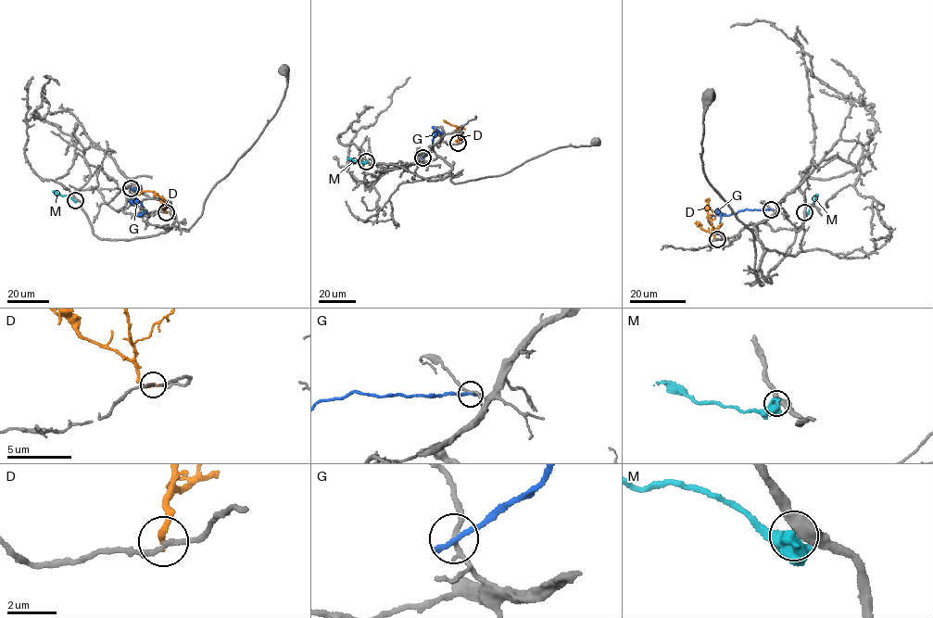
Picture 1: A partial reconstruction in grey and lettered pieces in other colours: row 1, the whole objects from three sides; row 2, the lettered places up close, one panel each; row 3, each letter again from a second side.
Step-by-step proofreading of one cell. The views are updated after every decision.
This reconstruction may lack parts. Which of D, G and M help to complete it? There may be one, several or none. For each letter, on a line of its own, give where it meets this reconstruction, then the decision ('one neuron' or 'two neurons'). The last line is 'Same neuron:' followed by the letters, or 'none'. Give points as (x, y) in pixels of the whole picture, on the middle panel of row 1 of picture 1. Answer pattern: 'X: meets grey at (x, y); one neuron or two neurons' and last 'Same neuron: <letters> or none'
D: meets grey at (458, 143); two neurons
G: meets grey at (422, 157); two neurons
M: meets grey at (366, 161); two neurons
Same neuron: none

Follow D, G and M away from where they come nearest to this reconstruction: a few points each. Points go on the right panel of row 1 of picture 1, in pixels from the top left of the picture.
D: (717, 239), (707, 215), (709, 198), (705, 200)
G: (771, 209), (745, 208), (720, 215), (721, 225), (712, 229), (718, 232)
M: (805, 212), (810, 209), (818, 195)

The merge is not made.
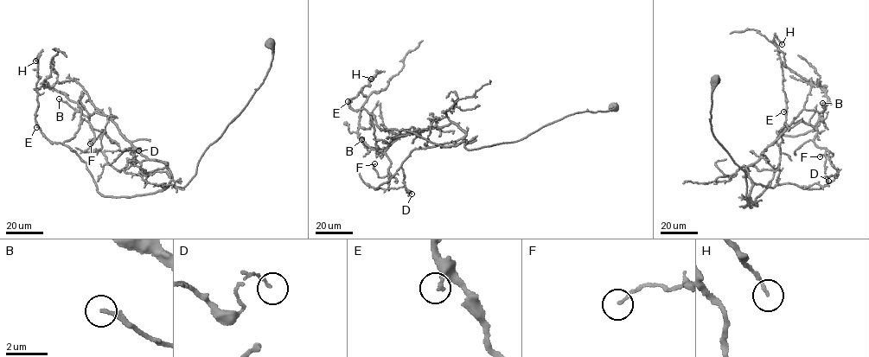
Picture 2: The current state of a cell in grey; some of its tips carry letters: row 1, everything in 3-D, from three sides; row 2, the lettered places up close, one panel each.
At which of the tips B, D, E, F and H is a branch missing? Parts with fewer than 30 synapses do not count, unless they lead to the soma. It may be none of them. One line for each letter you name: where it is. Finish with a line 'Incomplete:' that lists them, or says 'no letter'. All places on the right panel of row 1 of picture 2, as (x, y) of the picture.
Incomplete: no letter

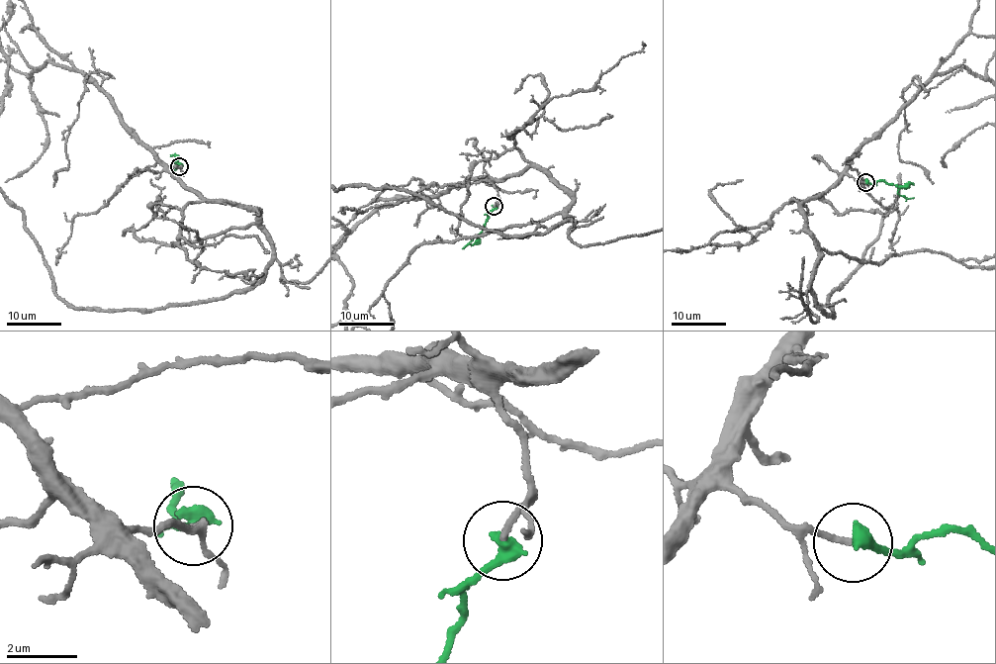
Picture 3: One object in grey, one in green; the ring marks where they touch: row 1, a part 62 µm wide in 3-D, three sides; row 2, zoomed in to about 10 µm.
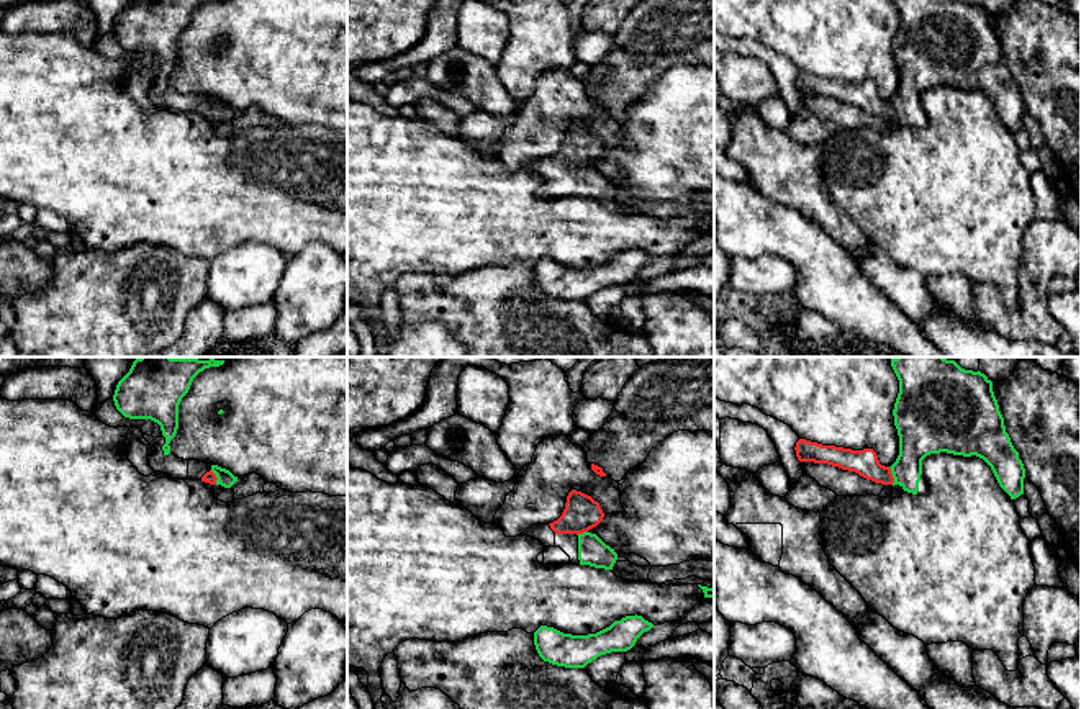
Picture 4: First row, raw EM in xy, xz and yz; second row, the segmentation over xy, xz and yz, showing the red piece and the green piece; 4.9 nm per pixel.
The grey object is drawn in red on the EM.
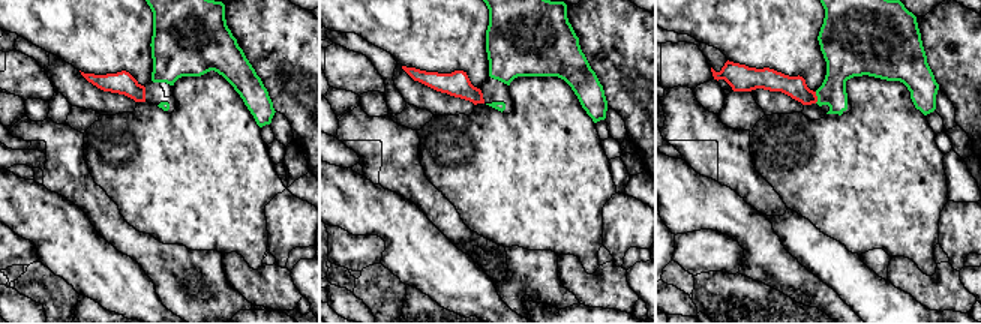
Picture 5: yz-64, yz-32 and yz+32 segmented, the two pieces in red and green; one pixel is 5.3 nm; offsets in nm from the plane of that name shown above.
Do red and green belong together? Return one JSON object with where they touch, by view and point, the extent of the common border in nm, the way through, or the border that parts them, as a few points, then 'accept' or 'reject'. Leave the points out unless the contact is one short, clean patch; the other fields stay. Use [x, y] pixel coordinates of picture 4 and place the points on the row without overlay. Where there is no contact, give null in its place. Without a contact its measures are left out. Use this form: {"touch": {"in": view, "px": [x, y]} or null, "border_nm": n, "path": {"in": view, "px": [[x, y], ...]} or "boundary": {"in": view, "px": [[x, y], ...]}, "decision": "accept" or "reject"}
{"touch": {"in": "yz", "px": [891, 108]}, "border_nm": 90, "path": {"in": "yz", "px": [[865, 95], [875, 105], [891, 108], [911, 89], [921, 67]]}, "decision": "accept"}

